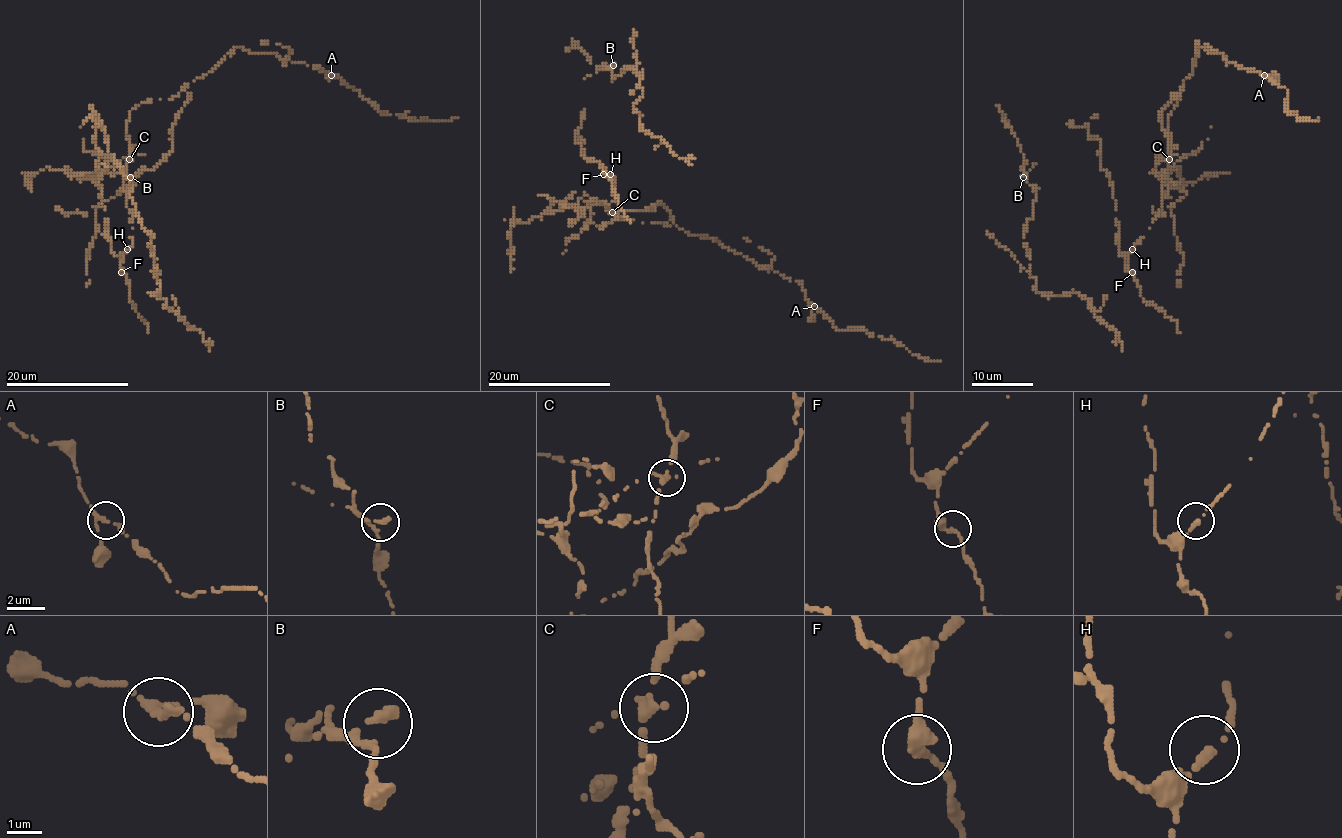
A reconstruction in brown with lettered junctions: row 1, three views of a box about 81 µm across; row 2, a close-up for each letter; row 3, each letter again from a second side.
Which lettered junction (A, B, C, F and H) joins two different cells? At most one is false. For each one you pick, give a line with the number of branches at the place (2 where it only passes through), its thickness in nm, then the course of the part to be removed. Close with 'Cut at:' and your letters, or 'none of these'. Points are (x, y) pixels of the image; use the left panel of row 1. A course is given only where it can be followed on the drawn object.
C: 2 branches meet; 240 nm thick; foreign part runs (129, 160), (98, 171), (99, 206), (146, 169), (153, 169), (172, 149), (172, 129), (190, 94)
Cut at: C

